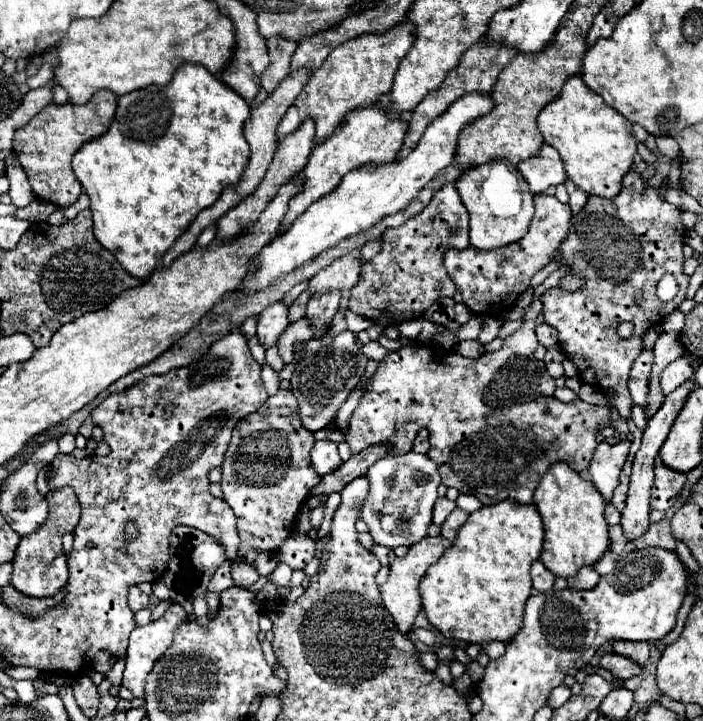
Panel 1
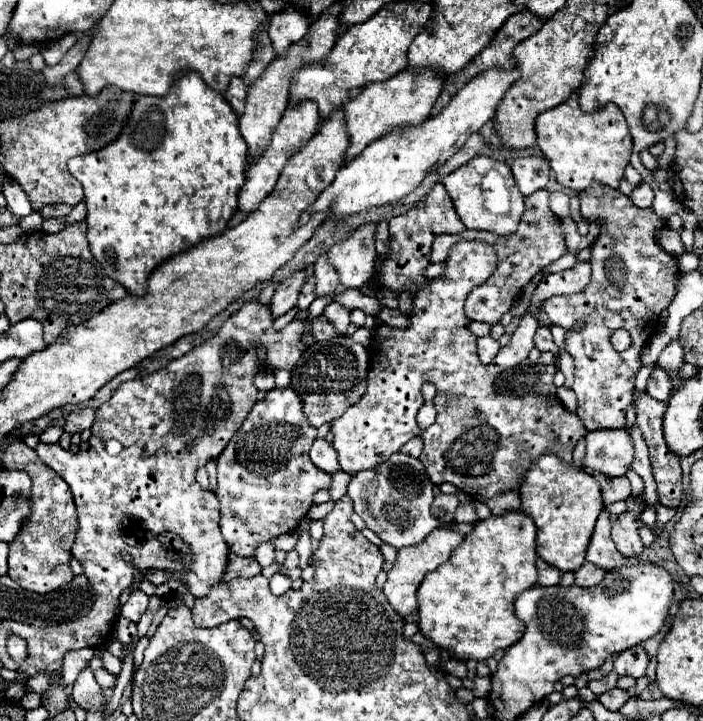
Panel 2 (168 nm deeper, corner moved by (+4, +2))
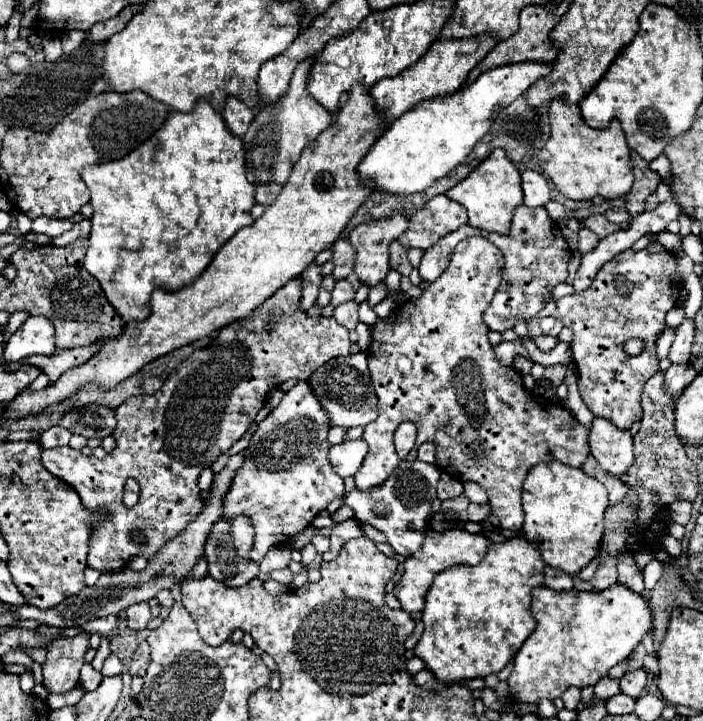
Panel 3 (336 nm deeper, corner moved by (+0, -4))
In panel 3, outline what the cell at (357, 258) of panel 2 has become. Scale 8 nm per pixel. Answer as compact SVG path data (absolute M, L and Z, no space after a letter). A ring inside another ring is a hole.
M403 215L361 223L349 233L349 243L355 247L353 273L363 285L377 285L389 271L389 243L395 241L407 227Z

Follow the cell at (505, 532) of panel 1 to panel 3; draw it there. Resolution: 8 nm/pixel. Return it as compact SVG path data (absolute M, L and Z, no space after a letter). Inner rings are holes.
M511 537L501 543L491 543L487 555L475 567L457 565L437 573L431 589L427 591L427 603L423 609L425 631L415 647L415 655L421 657L425 665L445 683L499 673L535 629L535 619L529 613L529 605L531 591L543 585L543 567L545 563L537 543L527 541L525 537Z

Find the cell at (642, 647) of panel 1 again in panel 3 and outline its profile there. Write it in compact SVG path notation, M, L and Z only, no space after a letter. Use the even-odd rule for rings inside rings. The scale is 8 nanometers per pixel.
M635 669L635 671L629 671L621 677L621 691L629 697L639 697L643 693L647 685L647 671L645 669Z

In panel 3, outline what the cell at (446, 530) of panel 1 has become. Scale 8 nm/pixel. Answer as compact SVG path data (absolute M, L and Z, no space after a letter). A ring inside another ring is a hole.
M469 503L467 515L469 515L469 521L481 523L489 515L489 507L487 505L477 505L477 503Z

